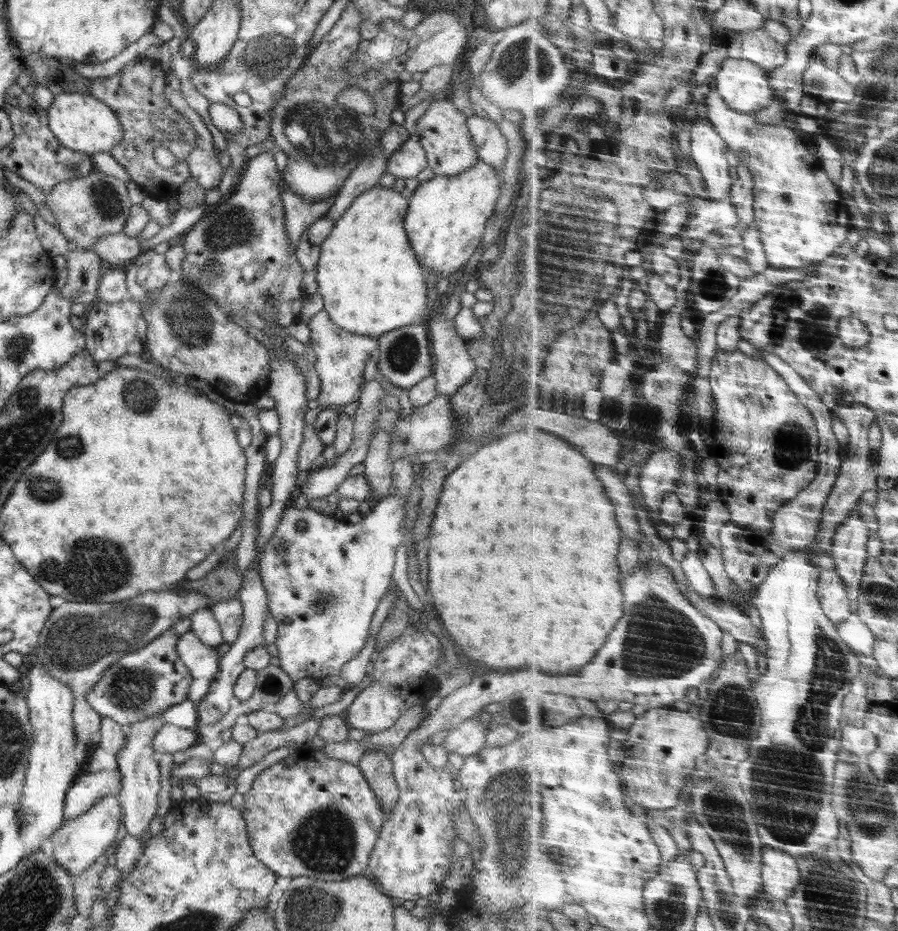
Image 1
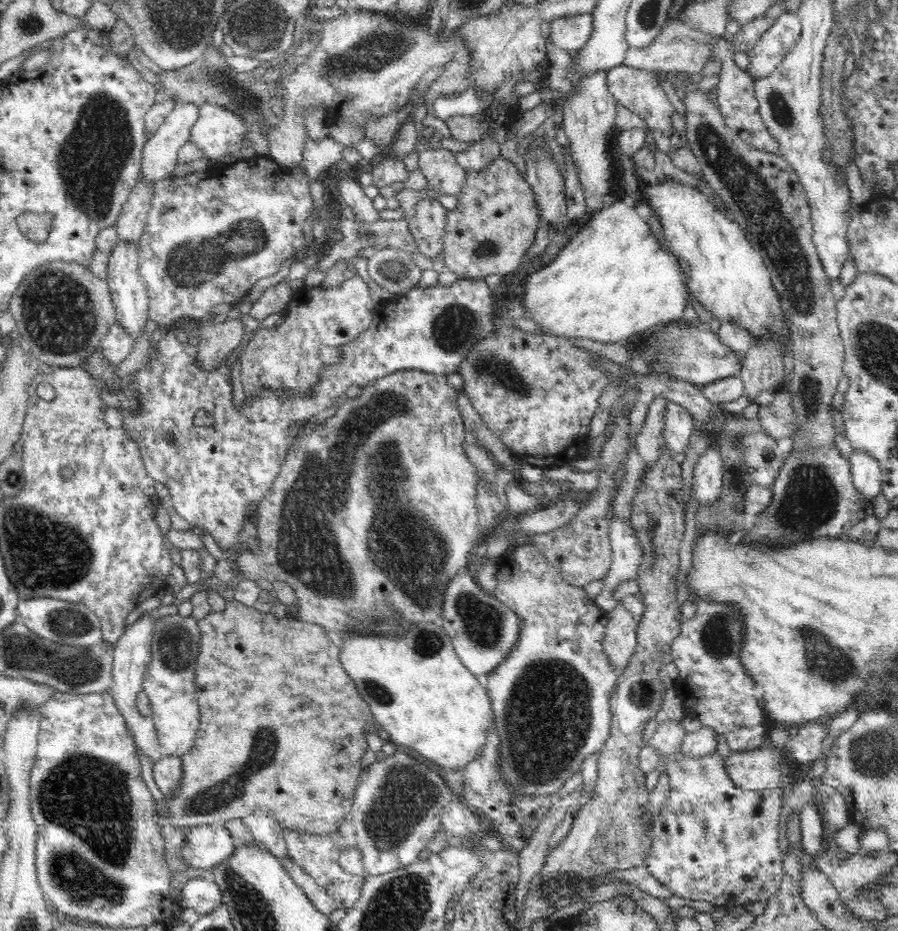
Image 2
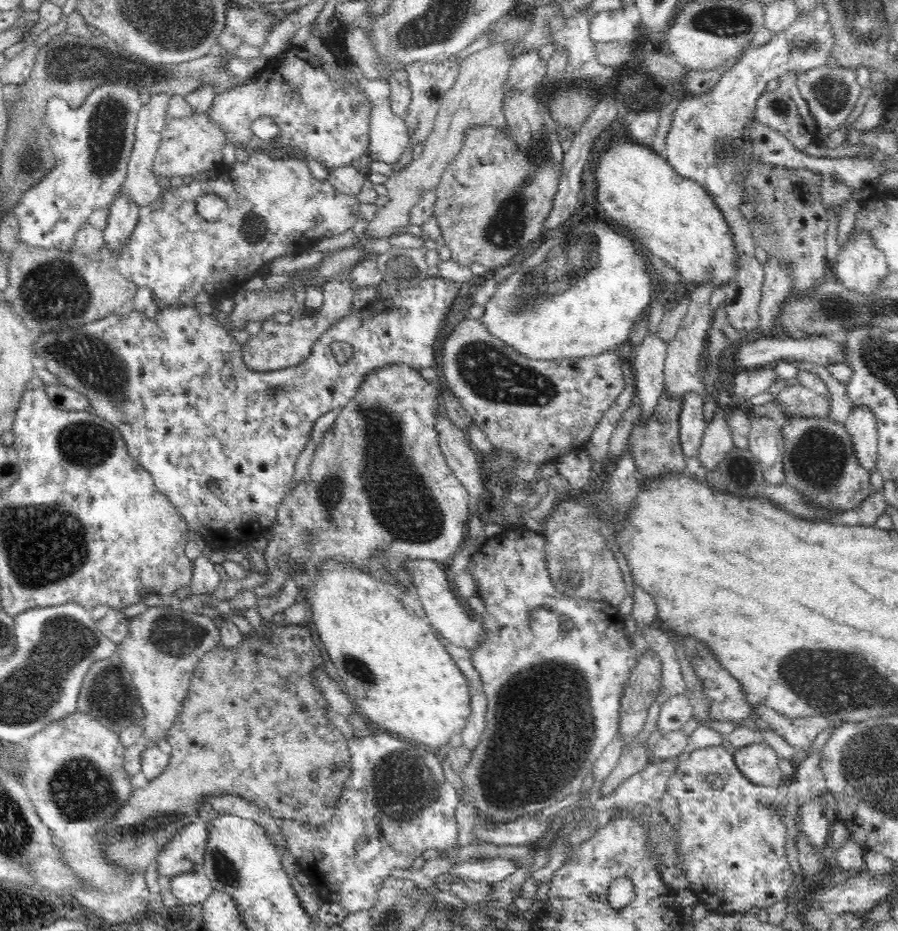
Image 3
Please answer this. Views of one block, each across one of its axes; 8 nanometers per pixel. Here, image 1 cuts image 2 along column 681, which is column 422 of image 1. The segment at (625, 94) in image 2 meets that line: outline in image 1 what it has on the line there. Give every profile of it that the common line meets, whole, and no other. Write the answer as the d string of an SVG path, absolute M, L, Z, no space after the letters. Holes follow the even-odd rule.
M434 97L430 108L416 122L416 136L425 151L428 170L436 176L457 176L468 168L474 167L478 161L473 141L467 130L466 118L454 108L447 97Z

